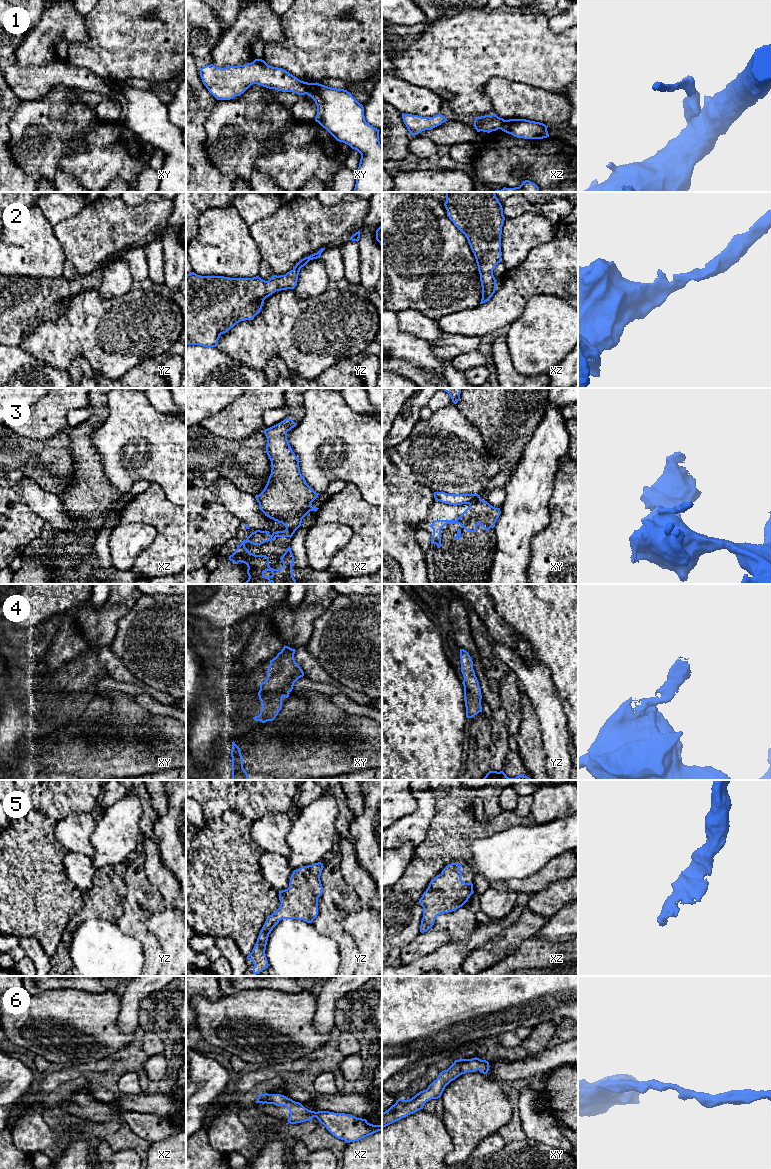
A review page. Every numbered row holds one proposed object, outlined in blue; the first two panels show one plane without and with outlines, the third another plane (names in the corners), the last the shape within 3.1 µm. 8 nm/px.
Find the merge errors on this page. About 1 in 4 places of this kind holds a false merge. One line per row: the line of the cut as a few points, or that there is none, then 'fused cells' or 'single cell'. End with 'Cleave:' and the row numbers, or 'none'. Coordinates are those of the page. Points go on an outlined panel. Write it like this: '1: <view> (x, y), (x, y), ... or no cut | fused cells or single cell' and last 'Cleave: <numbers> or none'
1: xy (310, 83), (305, 93) | fused cells
2: no cut | single cell
3: xy (480, 499), (468, 503) | fused cells
4: no cut | single cell
5: no cut | single cell
6: no cut | single cell
Cleave: 1, 3

